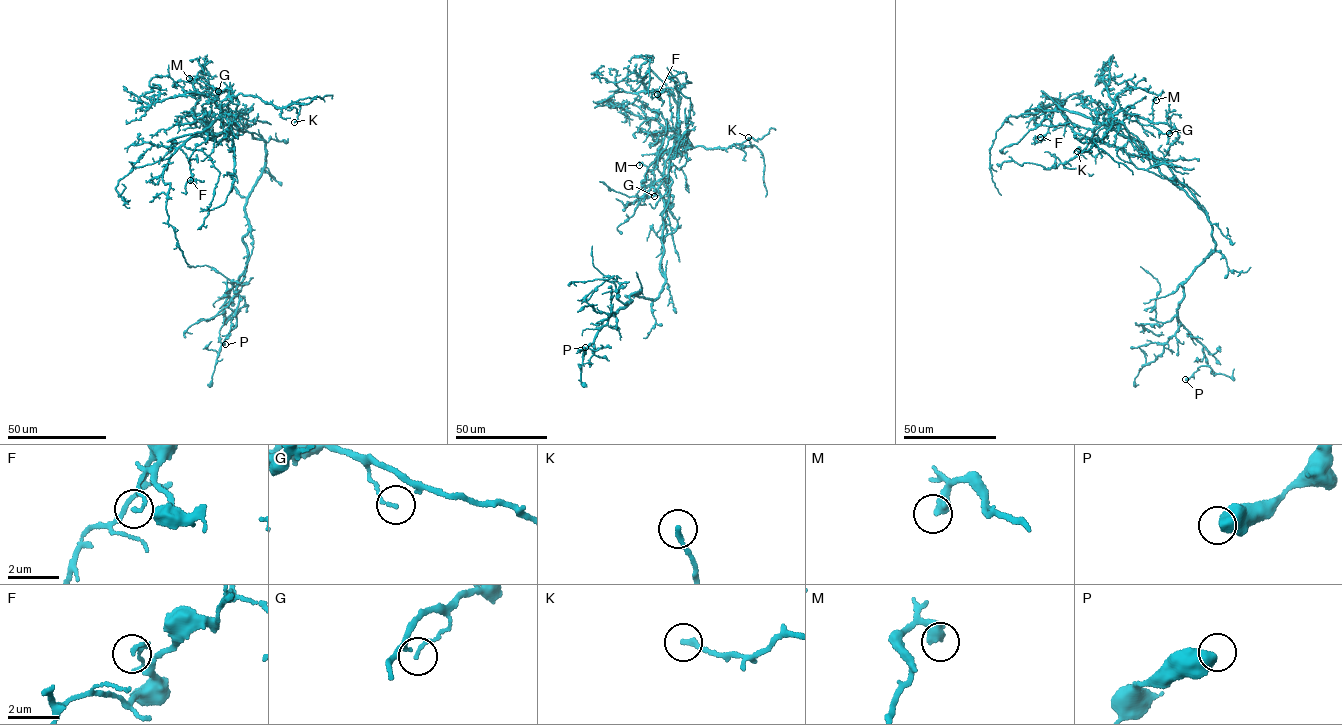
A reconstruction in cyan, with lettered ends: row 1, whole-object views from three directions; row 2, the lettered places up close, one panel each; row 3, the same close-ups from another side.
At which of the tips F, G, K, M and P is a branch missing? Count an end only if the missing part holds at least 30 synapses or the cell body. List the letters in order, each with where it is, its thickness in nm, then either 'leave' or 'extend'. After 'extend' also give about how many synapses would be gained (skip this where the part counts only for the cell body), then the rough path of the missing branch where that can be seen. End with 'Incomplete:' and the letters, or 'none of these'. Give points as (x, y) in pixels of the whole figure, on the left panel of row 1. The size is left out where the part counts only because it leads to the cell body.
F: (190, 180) | 140 nm | leave
G: (218, 91) | 130 nm | leave
K: (294, 122) | 200 nm | leave
M: (189, 78) | 440 nm | leave
P: (225, 344) | 600 nm | leave
Incomplete: none of these

